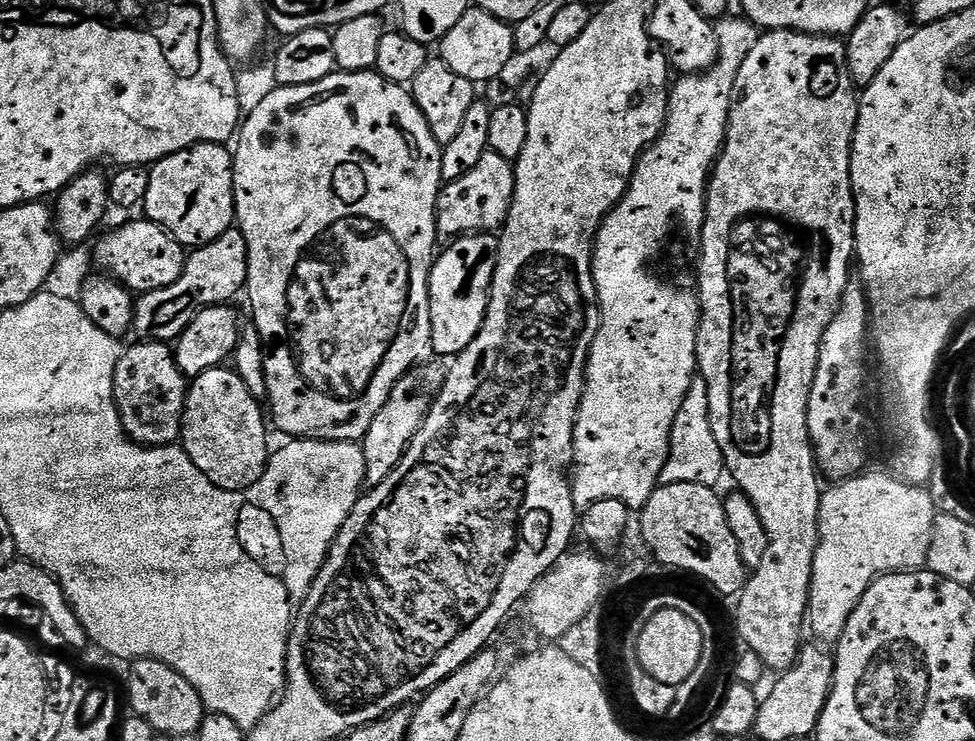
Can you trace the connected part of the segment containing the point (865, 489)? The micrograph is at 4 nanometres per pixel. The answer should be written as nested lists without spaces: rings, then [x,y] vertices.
[[[865,470],[859,476],[852,476],[849,480],[841,480],[833,483],[832,488],[825,487],[820,497],[820,541],[814,554],[814,566],[812,567],[812,581],[810,582],[810,594],[808,595],[808,610],[806,613],[806,624],[816,636],[821,636],[829,642],[835,641],[842,634],[854,606],[860,600],[860,596],[868,588],[868,585],[877,576],[883,576],[885,572],[910,572],[923,569],[927,562],[927,554],[930,550],[931,531],[934,529],[934,520],[937,516],[937,509],[932,501],[931,494],[927,487],[919,484],[910,484],[899,475],[888,470]]]

